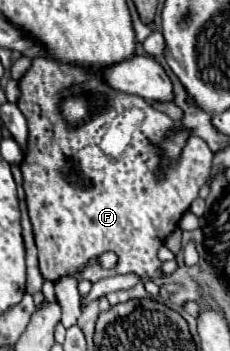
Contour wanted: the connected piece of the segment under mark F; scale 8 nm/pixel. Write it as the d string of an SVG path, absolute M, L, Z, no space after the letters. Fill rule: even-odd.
M33 58L31 68L19 80L19 90L21 90L21 96L17 100L17 106L23 112L23 116L27 118L27 128L29 128L27 150L25 150L25 156L23 156L23 162L19 168L23 174L25 202L27 202L27 212L29 212L29 220L33 226L33 238L35 238L35 246L37 246L41 276L53 284L65 276L75 276L79 282L81 280L97 282L101 278L119 276L119 274L135 274L141 280L153 280L153 278L167 276L161 270L161 260L157 256L157 250L163 246L167 236L177 228L181 216L189 210L191 202L197 198L201 184L205 184L209 170L211 170L211 160L213 160L213 152L209 150L209 146L199 136L191 136L177 166L167 170L165 178L159 178L157 176L157 164L159 164L157 146L159 146L161 138L175 126L175 122L171 118L167 118L165 114L153 110L143 98L133 96L133 94L115 92L115 90L107 88L105 84L101 84L99 80L85 76L81 70L57 64L51 58ZM75 90L91 90L93 94L105 94L105 100L93 98L93 106L97 108L95 116L87 124L83 124L75 130L69 130L67 124L63 122L63 118L59 116L57 100L63 94L75 92ZM135 106L145 112L143 128L139 128L139 134L137 134L139 144L133 140L119 156L119 162L111 164L107 160L107 156L101 152L99 142L105 136L111 122L115 120L115 116L119 114L117 110L135 108ZM107 250L113 250L119 256L119 264L113 270L103 270L101 266L89 264L89 260L93 260L95 256L99 256Z

